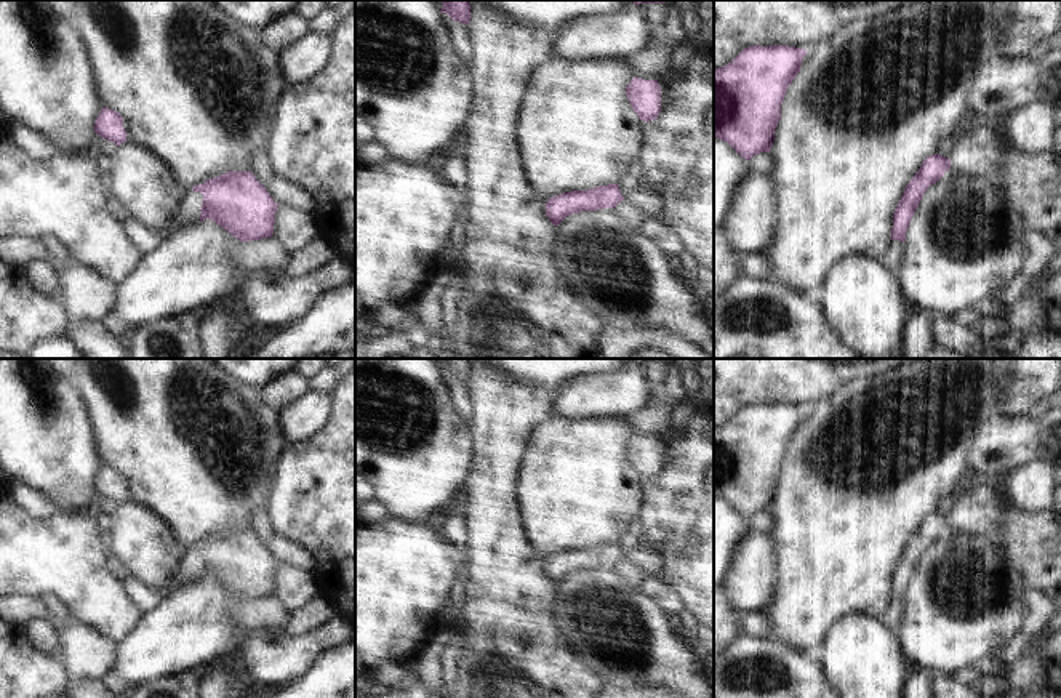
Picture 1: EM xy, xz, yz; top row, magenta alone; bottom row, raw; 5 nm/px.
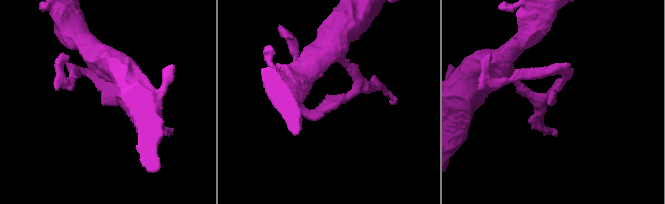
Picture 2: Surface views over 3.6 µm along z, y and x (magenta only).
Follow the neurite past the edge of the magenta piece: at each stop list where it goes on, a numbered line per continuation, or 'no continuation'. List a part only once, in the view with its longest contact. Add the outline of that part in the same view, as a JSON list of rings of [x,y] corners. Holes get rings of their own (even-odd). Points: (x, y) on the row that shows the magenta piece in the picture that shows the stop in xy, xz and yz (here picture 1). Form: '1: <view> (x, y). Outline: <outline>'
1: xy (144, 239). Outline: [[[186,191],[178,210],[173,213],[173,221],[163,232],[152,231],[142,226],[134,218],[123,219],[123,232],[128,240],[136,247],[136,250],[144,256],[155,245],[158,245],[168,234],[174,232],[178,227],[190,226],[200,223],[203,194]]]

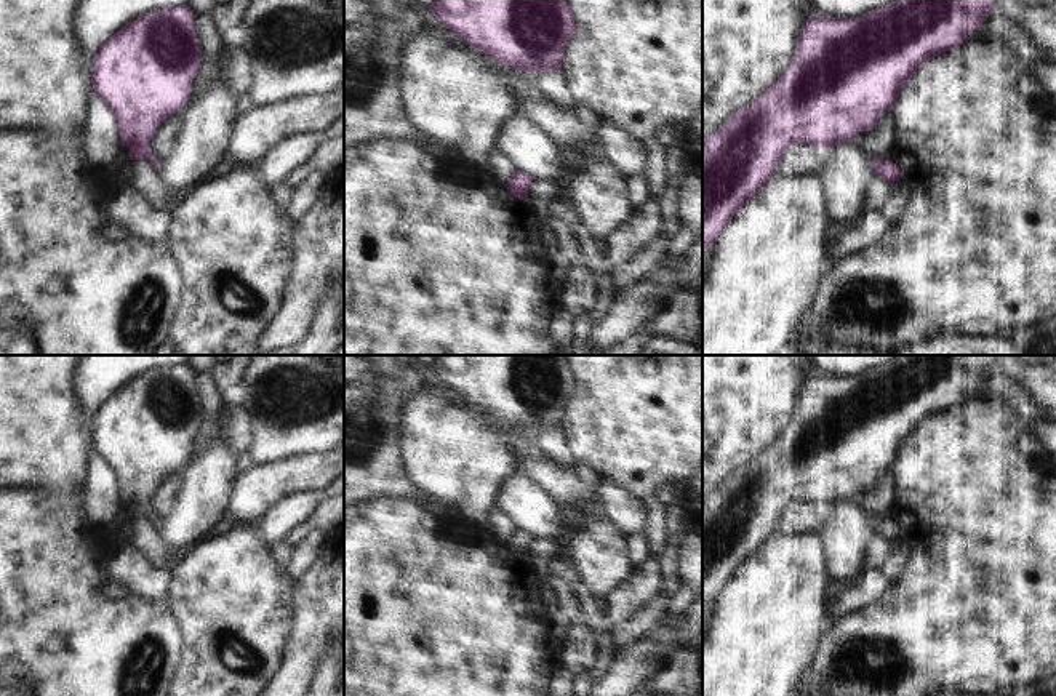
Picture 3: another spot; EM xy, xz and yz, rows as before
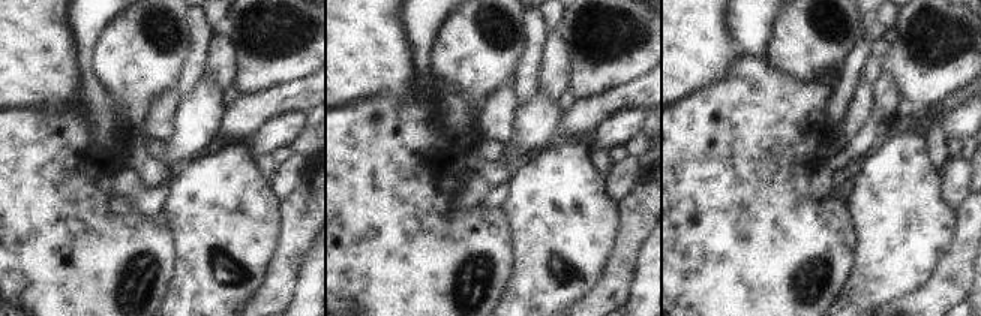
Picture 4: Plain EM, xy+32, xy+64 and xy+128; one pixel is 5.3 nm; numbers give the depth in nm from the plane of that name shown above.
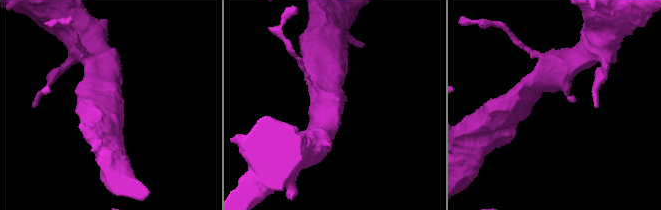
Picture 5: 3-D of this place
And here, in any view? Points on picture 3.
no continuation

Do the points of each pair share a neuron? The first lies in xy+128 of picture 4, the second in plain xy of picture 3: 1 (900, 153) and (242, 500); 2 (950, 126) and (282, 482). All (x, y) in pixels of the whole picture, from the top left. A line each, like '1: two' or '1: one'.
1: two
2: two

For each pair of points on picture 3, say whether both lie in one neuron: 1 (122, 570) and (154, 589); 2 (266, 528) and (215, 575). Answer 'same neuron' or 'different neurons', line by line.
1: same neuron
2: different neurons

